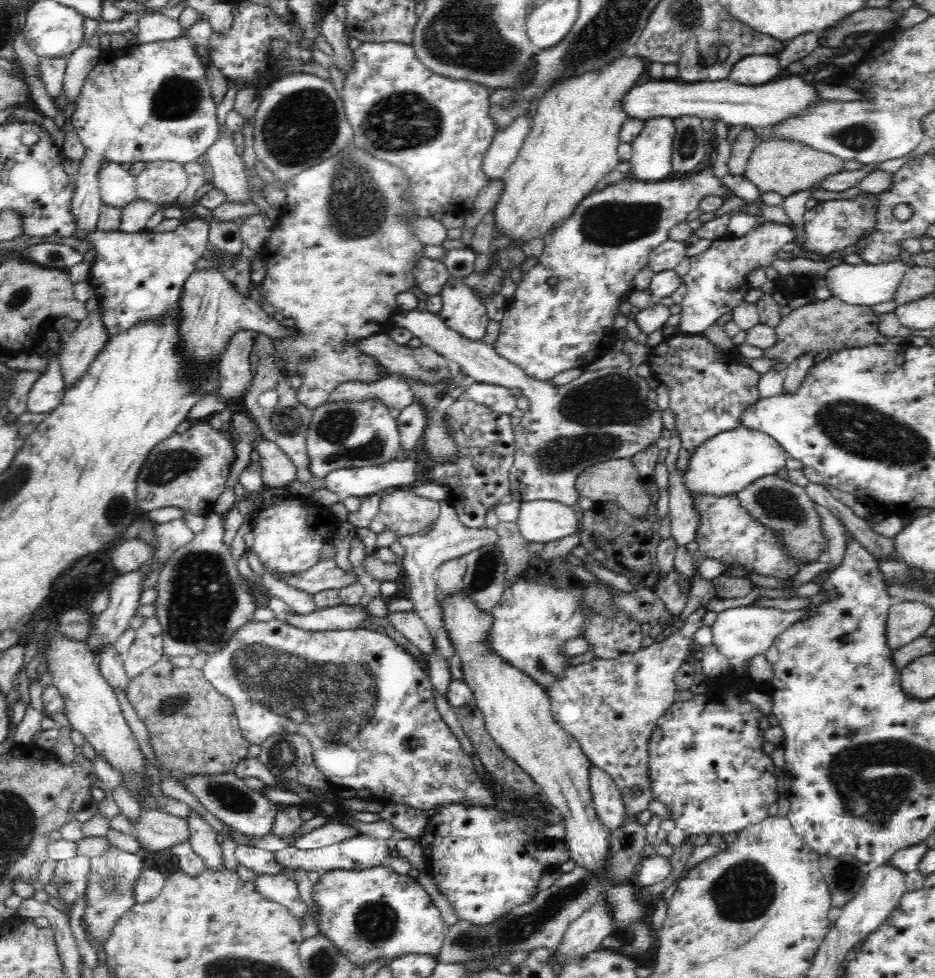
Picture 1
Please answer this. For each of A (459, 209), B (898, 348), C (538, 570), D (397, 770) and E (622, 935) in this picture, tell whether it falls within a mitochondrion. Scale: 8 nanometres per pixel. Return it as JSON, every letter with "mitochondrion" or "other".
{"A":"other","B":"other","C":"other","D":"other","E":"other"}

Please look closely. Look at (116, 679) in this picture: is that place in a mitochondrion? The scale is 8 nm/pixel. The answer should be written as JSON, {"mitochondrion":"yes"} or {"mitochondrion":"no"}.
{"mitochondrion":"no"}

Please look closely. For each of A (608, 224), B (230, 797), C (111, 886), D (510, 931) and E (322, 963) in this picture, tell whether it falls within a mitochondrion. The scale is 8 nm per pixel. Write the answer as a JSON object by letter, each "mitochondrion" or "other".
{"A":"mitochondrion","B":"mitochondrion","C":"mitochondrion","D":"mitochondrion","E":"mitochondrion"}

